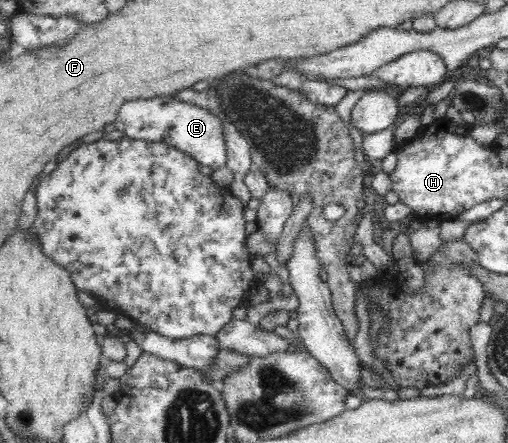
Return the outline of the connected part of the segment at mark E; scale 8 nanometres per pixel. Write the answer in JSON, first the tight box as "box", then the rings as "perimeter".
{"box":[114,95,228,171],"perimeter":[[[172,95],[129,101],[121,107],[114,122],[115,128],[122,131],[127,138],[149,143],[165,143],[212,171],[225,168],[228,159],[223,124],[223,121],[207,108],[178,101]]]}

